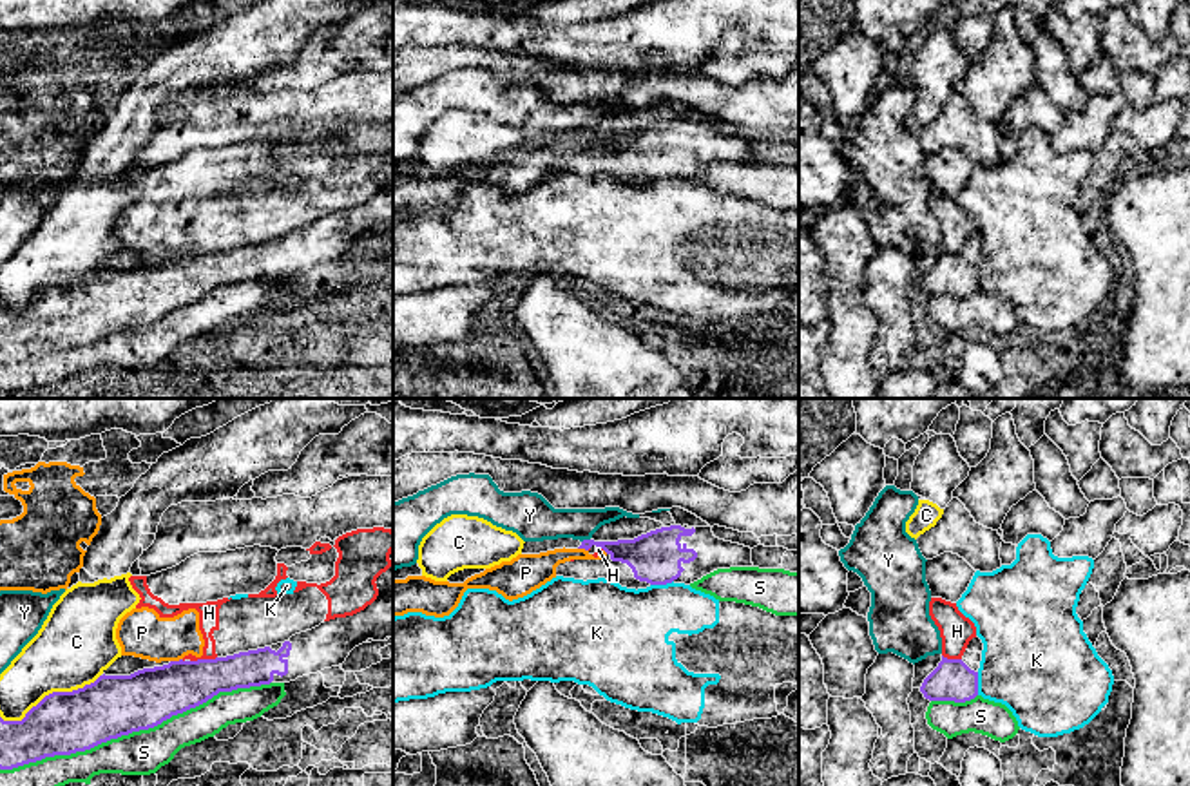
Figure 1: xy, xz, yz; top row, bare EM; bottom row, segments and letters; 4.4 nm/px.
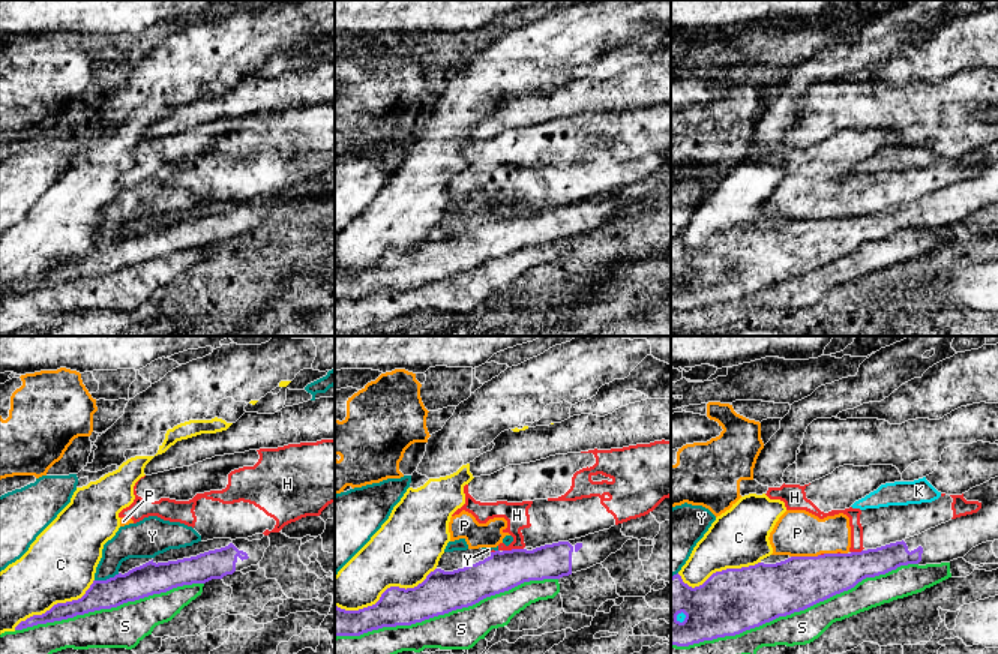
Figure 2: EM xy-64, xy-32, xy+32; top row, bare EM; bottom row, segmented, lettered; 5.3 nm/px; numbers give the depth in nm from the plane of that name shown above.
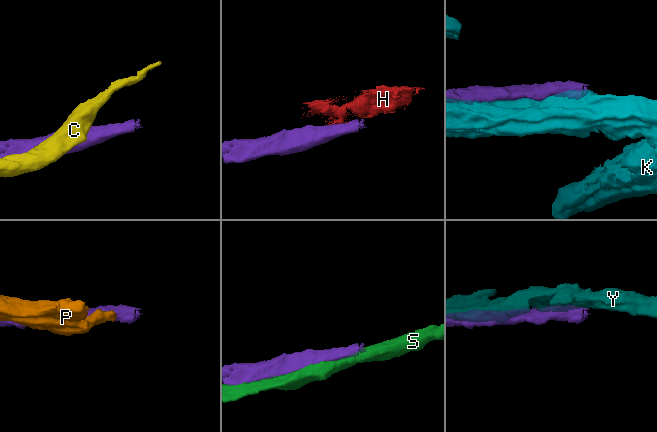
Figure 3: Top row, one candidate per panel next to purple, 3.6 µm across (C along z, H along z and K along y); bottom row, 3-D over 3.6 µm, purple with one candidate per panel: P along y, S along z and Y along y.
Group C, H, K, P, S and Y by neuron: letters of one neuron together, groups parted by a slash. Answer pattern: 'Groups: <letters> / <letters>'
Groups: C / H P / K / S / Y

